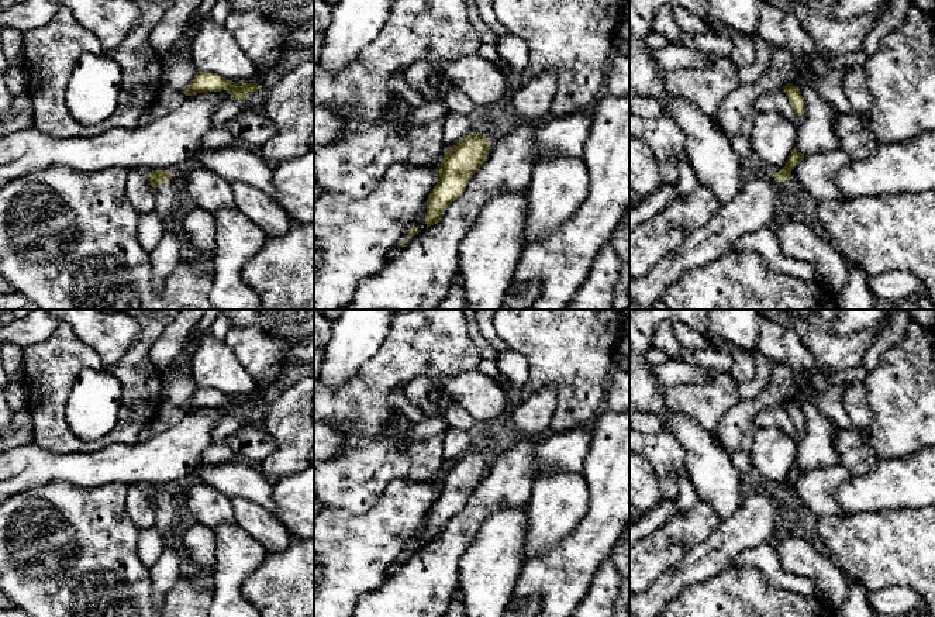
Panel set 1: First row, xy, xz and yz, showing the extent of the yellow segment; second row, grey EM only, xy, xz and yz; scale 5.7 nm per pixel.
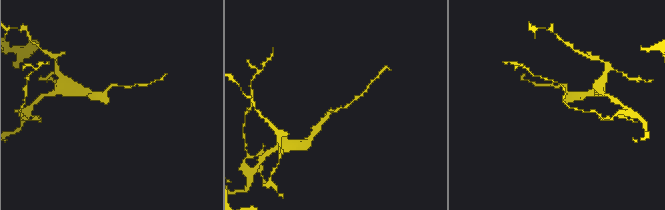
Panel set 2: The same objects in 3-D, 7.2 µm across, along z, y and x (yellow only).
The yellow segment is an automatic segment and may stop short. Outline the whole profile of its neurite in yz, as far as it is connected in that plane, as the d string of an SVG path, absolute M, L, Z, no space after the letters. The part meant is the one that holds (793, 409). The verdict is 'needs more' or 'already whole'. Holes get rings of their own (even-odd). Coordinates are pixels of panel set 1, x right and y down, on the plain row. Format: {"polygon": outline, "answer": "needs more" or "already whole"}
{"polygon": "M793 399L783 401L783 404L784 404L789 418L791 420L796 430L797 431L804 430L805 428L804 413L801 411L800 404L797 401L794 401Z", "answer": "already whole"}

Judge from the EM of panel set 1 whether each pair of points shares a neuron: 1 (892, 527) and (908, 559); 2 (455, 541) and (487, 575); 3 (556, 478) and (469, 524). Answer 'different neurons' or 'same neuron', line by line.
1: same neuron
2: different neurons
3: different neurons

